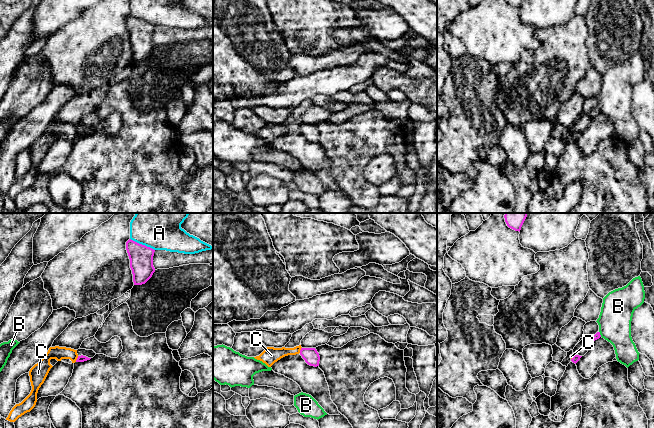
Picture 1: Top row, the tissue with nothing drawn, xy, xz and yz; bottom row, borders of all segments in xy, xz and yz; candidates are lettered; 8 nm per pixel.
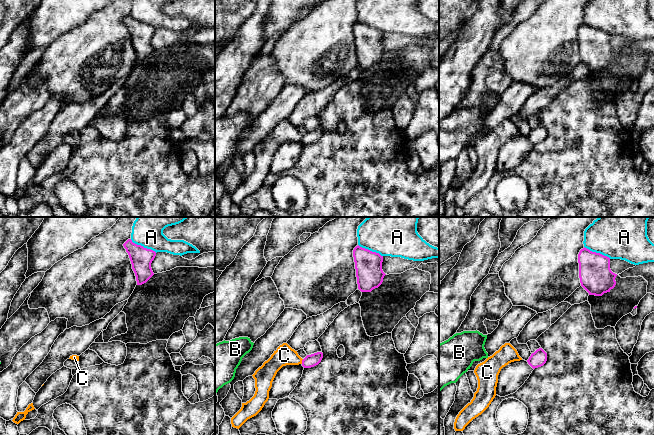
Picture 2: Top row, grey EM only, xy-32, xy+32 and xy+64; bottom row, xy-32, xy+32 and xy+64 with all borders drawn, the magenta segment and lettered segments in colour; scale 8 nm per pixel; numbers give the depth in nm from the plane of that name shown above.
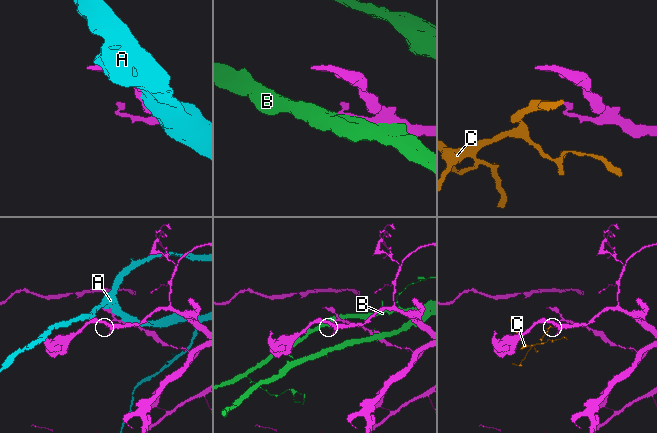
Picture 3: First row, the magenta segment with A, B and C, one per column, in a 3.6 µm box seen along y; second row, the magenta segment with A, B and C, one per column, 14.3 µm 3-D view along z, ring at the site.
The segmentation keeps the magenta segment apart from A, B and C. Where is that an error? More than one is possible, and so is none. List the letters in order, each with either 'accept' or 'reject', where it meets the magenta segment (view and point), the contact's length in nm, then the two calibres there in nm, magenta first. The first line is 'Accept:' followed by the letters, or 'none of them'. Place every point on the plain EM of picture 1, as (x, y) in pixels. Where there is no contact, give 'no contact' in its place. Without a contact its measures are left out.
Accept: none of them
A: reject | xy (141, 20) | 220 nm | 190/220 nm
B: reject | yz (599, 110) | 50 nm | 50/260 nm
C: reject | xy (77, 135) | 50 nm | 50/110 nm

